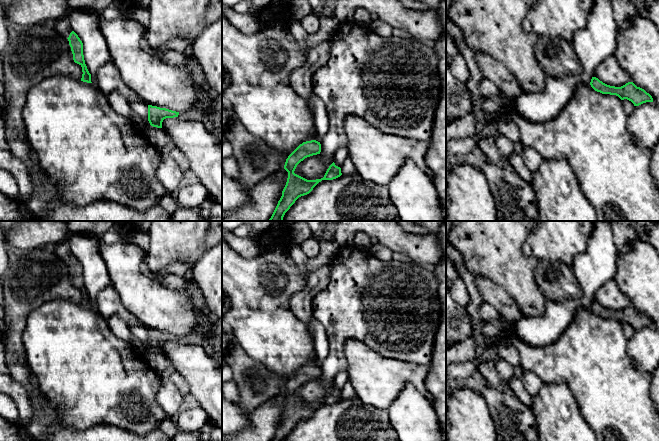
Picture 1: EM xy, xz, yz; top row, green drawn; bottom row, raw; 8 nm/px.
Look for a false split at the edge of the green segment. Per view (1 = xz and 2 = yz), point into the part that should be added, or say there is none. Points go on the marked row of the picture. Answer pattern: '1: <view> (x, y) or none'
1: none
2: none

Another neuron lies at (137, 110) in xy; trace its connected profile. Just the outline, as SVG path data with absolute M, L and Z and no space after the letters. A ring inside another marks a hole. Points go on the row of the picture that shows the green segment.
M118 92L107 96L110 105L122 116L127 117L139 131L146 134L151 126L148 121L148 106L143 99L128 101Z

